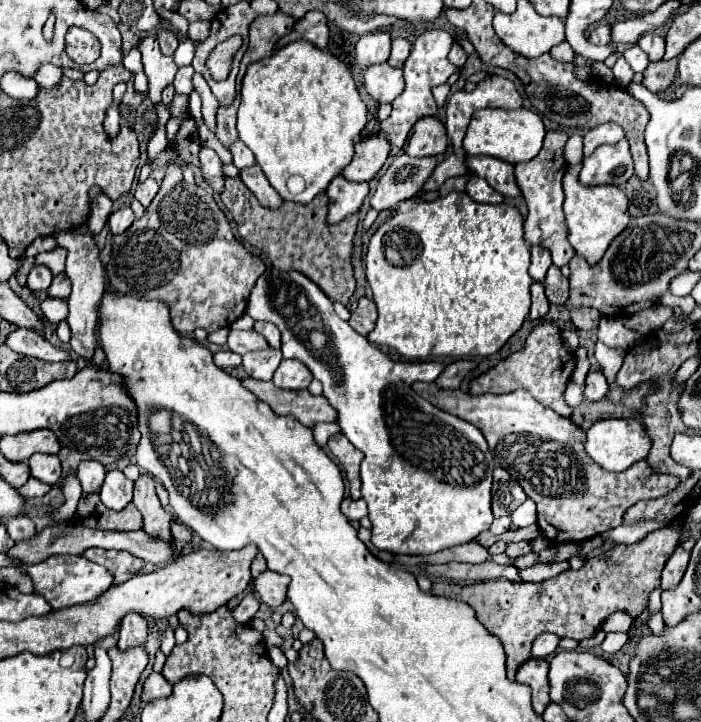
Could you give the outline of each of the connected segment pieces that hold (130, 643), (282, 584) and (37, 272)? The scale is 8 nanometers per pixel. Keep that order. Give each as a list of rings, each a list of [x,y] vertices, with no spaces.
[[[129,613],[125,615],[125,619],[121,621],[121,631],[119,631],[119,643],[117,647],[121,651],[135,647],[135,645],[143,645],[147,641],[147,621],[143,615],[137,613]]]
[[[265,571],[255,579],[255,591],[259,595],[259,601],[273,609],[285,603],[287,587],[289,587],[289,577],[273,571]]]
[[[39,265],[39,267],[33,267],[29,277],[27,277],[27,287],[33,291],[33,293],[39,293],[39,291],[47,291],[49,285],[51,285],[51,279],[53,279],[53,273],[45,267],[45,265]]]

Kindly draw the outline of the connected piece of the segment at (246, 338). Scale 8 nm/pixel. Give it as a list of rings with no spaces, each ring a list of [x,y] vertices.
[[[231,329],[227,345],[229,345],[229,349],[233,353],[239,353],[239,355],[245,355],[245,353],[249,353],[253,349],[265,349],[267,347],[265,339],[261,339],[261,335],[255,333],[253,329],[249,329],[249,331]]]

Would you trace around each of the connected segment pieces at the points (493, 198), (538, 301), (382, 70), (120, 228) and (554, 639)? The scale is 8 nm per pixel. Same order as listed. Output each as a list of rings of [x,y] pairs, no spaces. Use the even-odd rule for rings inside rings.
[[[473,175],[467,183],[467,195],[479,203],[503,203],[503,195],[497,193],[489,183],[477,175]]]
[[[533,283],[531,285],[531,311],[529,311],[529,319],[543,319],[549,311],[549,301],[545,297],[543,291],[543,283]]]
[[[389,63],[371,65],[365,71],[365,89],[377,103],[393,103],[403,91],[403,69],[393,69]]]
[[[123,207],[119,211],[115,211],[111,217],[109,217],[109,225],[111,225],[111,233],[117,235],[117,233],[123,233],[125,229],[131,227],[131,223],[135,221],[135,215],[131,211],[131,207]]]
[[[541,633],[535,641],[533,641],[533,649],[531,649],[531,657],[535,659],[547,659],[557,651],[559,645],[559,637],[553,633]]]

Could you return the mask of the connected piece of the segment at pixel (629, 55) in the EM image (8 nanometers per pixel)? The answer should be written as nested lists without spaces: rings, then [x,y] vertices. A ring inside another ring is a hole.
[[[631,45],[629,49],[625,49],[625,51],[623,51],[623,57],[625,57],[625,61],[633,67],[633,71],[639,71],[639,73],[643,73],[645,67],[649,65],[649,59],[647,59],[647,55],[641,51],[639,45]]]

